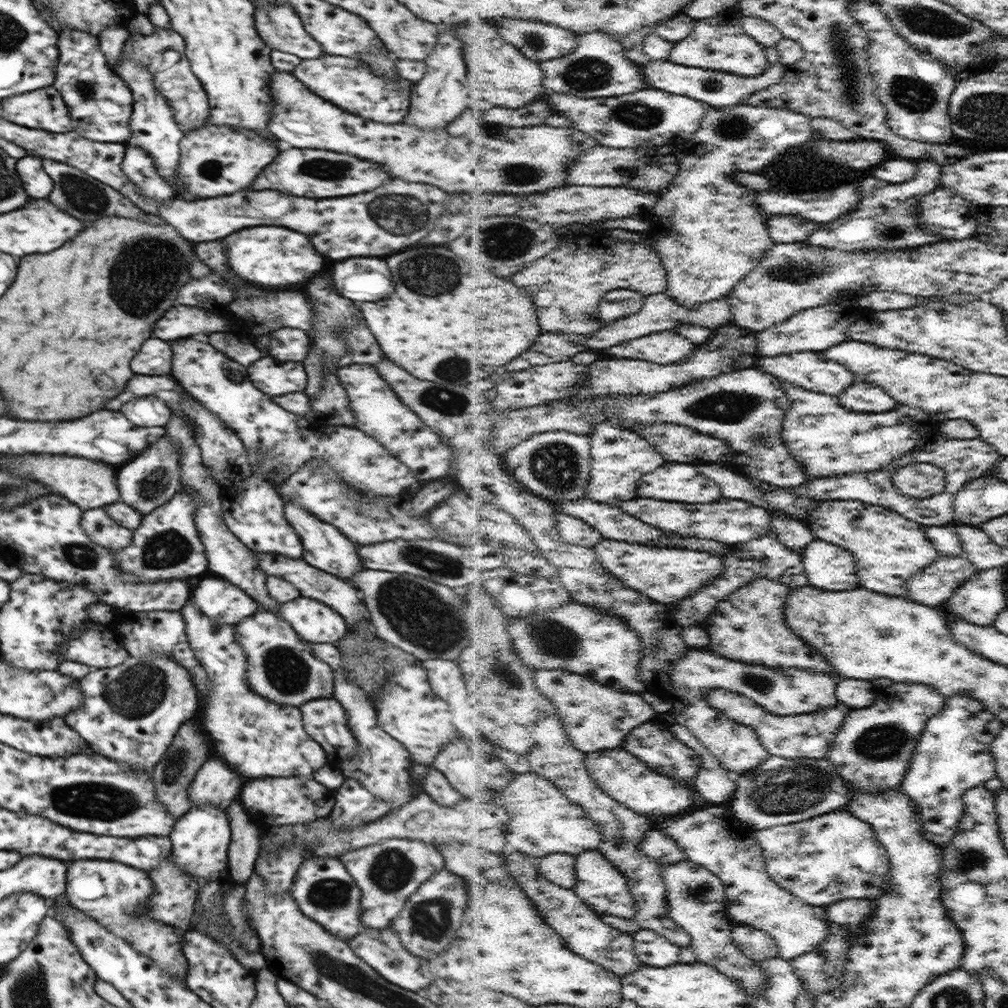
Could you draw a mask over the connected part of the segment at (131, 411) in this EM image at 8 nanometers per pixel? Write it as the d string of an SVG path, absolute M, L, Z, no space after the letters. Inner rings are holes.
M157 396L133 398L122 404L120 412L138 427L163 428L171 420L171 408Z

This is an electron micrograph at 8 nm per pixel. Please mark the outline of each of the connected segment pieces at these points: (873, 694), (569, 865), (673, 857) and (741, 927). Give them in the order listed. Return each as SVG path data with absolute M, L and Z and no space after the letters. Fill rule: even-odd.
M850 677L842 678L836 688L838 702L845 702L856 709L872 706L879 695L878 691L872 681Z
M572 854L544 856L538 864L546 878L564 888L576 888L578 884L577 857Z
M658 828L650 832L642 847L644 847L644 853L660 862L664 868L689 859L686 851L678 845L678 841Z
M736 924L734 932L737 945L750 958L762 962L781 956L779 942L769 932L749 924Z

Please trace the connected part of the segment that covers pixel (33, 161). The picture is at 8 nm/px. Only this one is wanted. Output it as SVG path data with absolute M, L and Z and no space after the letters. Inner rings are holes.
M28 156L20 158L16 164L18 174L22 176L24 182L24 190L32 196L32 198L46 198L52 192L54 182L50 180L50 176L42 170L42 160L36 156Z

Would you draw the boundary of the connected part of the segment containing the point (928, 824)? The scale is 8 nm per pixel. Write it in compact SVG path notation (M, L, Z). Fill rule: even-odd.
M957 692L951 698L946 698L942 710L929 720L914 751L912 770L902 785L902 791L906 792L906 795L918 807L926 840L944 846L956 838L961 817L965 814L965 792L985 785L990 778L996 777L991 744L999 735L1002 727L1001 720L995 718L994 713L983 706L979 700L972 698L969 694L961 694L961 692Z

